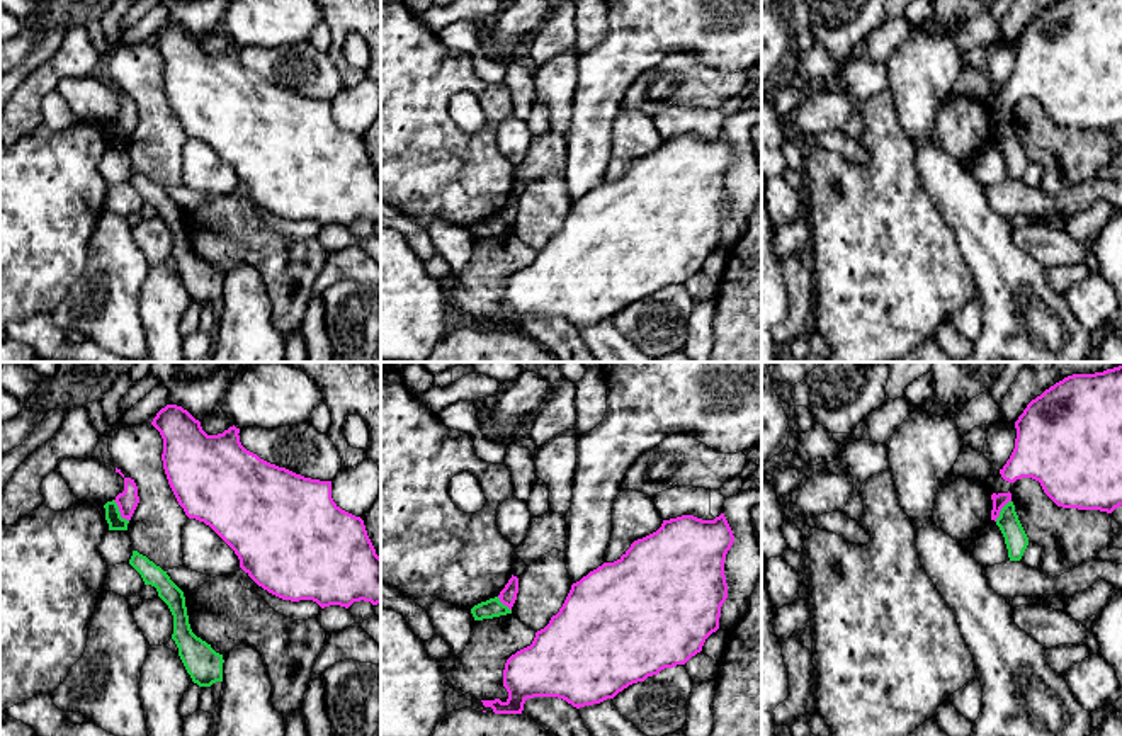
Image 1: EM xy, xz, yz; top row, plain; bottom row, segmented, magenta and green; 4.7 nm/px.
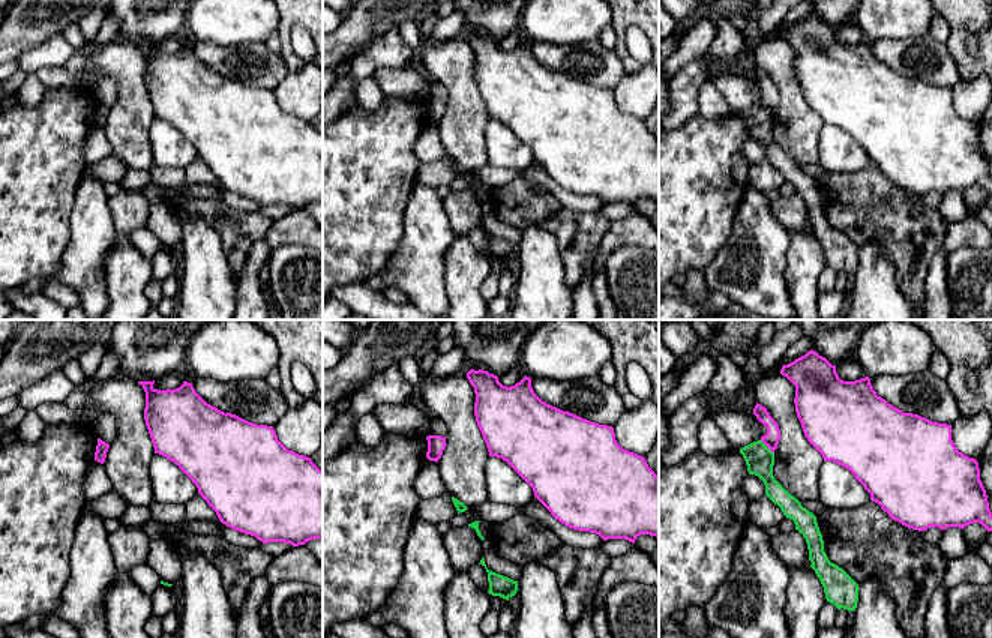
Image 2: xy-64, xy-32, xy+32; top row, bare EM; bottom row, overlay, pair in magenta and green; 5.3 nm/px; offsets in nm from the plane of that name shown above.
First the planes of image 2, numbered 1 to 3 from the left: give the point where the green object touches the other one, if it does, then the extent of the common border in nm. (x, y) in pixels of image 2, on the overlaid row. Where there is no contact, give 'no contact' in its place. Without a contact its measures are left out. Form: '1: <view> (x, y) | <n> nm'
1: no contact
2: no contact
3: xy+32 (767, 446) | 110 nm

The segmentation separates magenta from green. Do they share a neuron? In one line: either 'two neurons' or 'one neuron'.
two neurons

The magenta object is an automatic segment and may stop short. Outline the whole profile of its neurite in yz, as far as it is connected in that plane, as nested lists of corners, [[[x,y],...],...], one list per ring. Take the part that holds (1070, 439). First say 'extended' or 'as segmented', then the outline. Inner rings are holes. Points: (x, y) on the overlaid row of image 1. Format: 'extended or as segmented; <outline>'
as segmented; [[[1122,365],[1095,374],[1073,374],[1032,399],[1015,422],[1015,449],[1000,469],[1005,481],[1032,478],[1062,508],[1112,513],[1122,505]]]

